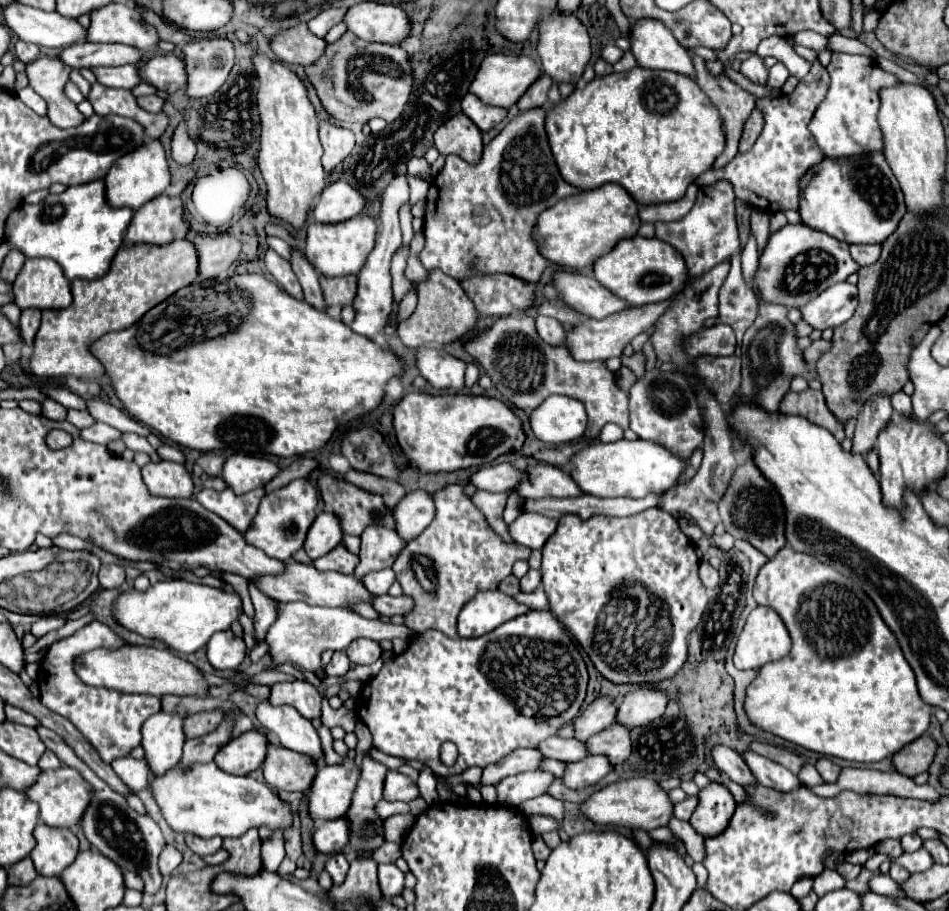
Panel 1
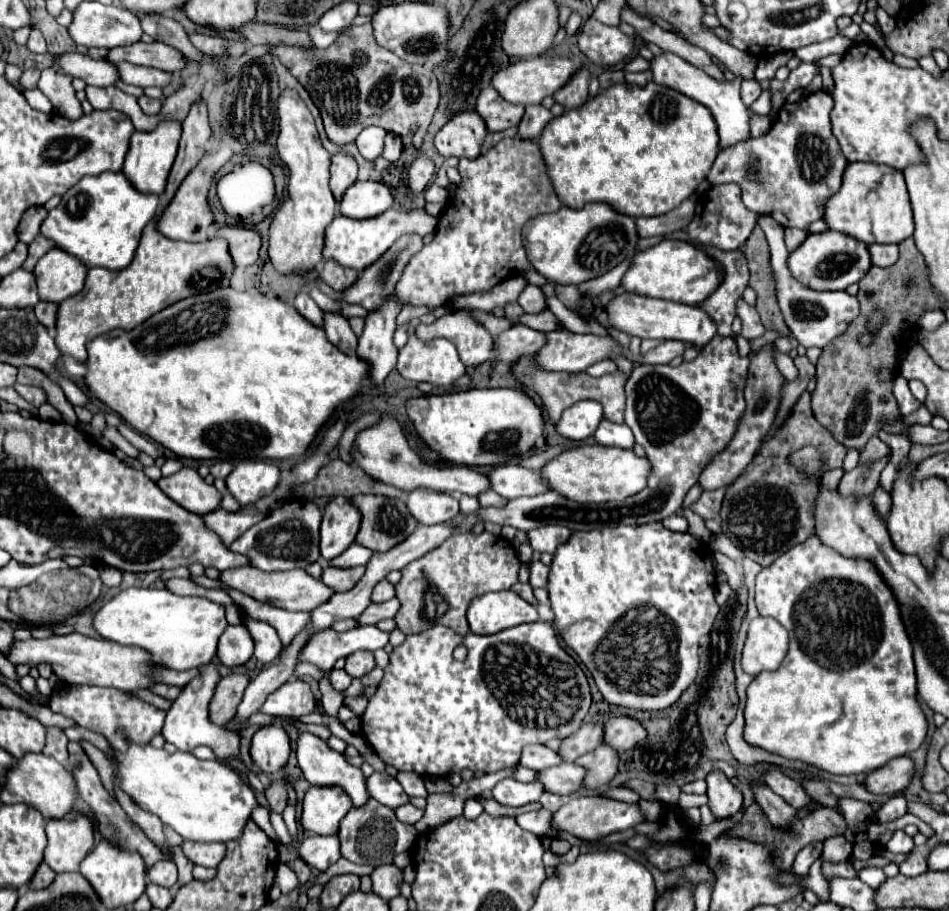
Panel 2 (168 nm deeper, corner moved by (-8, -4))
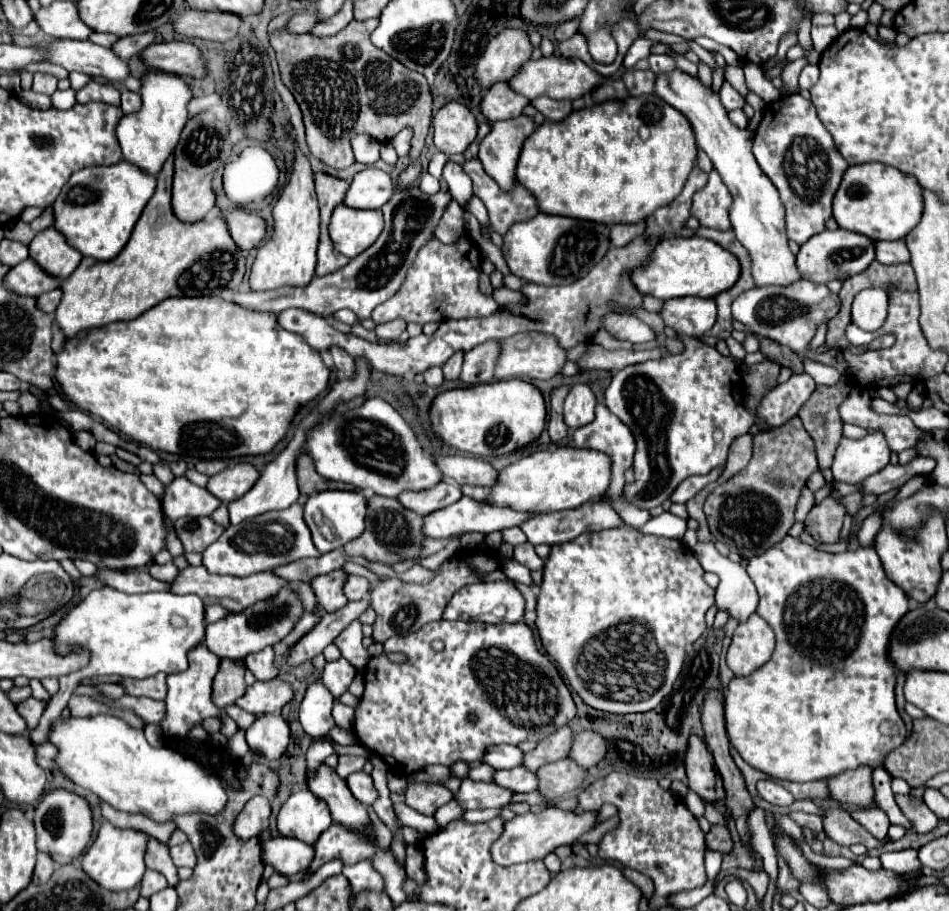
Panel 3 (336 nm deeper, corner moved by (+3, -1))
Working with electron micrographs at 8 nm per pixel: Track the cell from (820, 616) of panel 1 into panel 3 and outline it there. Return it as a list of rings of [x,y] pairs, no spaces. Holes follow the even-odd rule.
[[[785,537],[775,547],[767,549],[763,555],[751,557],[747,563],[747,575],[757,587],[759,593],[759,605],[757,613],[773,627],[777,637],[777,647],[763,667],[759,667],[749,677],[733,677],[727,685],[725,693],[725,729],[731,745],[737,749],[737,753],[743,757],[745,763],[749,763],[753,769],[763,771],[769,777],[775,779],[787,779],[787,781],[815,781],[815,779],[827,779],[831,775],[839,775],[839,771],[847,771],[851,767],[881,767],[883,759],[899,747],[905,737],[905,723],[897,713],[895,707],[895,667],[891,667],[887,659],[887,639],[891,635],[891,627],[895,627],[895,621],[899,621],[909,611],[909,599],[895,587],[887,575],[883,575],[883,567],[879,563],[879,557],[873,547],[859,547],[855,553],[843,551],[843,553],[823,553],[813,549],[811,545],[801,543],[797,537]]]

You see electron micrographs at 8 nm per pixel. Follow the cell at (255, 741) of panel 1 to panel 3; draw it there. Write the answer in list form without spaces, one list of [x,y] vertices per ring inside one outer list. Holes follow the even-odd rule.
[[[261,715],[247,729],[247,743],[253,753],[265,759],[279,759],[289,745],[289,725],[281,715]]]

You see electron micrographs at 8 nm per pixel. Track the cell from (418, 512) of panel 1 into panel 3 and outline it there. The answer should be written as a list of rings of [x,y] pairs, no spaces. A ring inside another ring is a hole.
[[[441,481],[427,491],[403,491],[399,495],[399,501],[403,503],[403,507],[425,517],[437,509],[443,509],[443,507],[459,501],[459,497],[461,497],[459,487],[455,487],[447,481]]]

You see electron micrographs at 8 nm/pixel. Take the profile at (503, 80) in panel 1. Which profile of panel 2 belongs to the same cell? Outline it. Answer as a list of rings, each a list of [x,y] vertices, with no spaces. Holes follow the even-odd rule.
[[[522,58],[502,70],[498,70],[492,76],[492,86],[496,88],[496,92],[510,104],[540,104],[546,96],[552,96],[560,86],[564,86],[564,82],[570,80],[570,74],[574,74],[578,66],[570,60],[570,58]]]

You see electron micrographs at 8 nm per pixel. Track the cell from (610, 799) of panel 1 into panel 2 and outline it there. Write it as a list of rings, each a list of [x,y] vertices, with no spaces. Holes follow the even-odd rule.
[[[580,796],[570,800],[568,804],[564,804],[556,814],[554,814],[554,826],[562,828],[570,834],[574,834],[580,840],[598,840],[604,838],[612,832],[620,832],[620,830],[628,830],[628,828],[636,828],[638,824],[646,822],[646,816],[642,814],[638,802],[628,804],[628,802],[620,802],[614,798],[606,798],[606,796]]]

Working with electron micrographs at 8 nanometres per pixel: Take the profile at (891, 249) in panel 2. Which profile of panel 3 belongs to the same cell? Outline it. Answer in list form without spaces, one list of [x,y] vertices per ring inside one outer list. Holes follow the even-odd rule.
[[[903,239],[899,241],[877,241],[877,261],[883,265],[897,265],[897,263],[909,263],[911,255]]]

